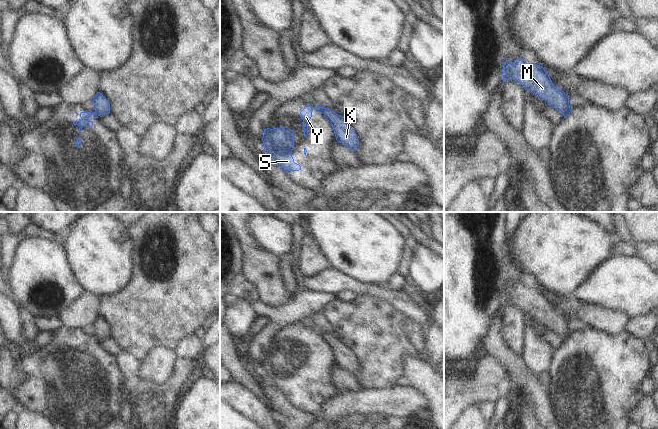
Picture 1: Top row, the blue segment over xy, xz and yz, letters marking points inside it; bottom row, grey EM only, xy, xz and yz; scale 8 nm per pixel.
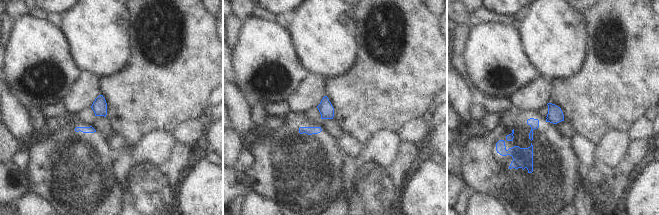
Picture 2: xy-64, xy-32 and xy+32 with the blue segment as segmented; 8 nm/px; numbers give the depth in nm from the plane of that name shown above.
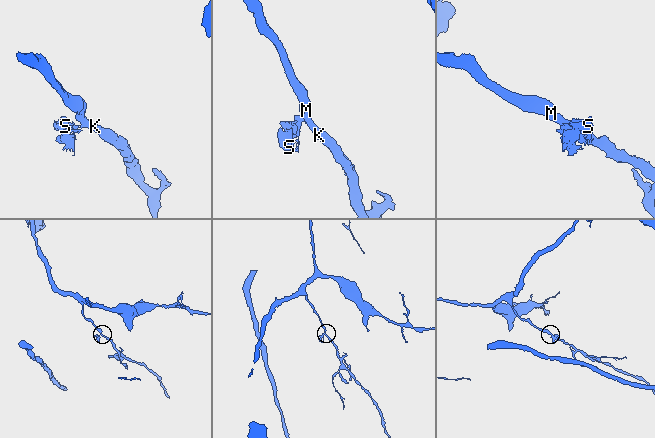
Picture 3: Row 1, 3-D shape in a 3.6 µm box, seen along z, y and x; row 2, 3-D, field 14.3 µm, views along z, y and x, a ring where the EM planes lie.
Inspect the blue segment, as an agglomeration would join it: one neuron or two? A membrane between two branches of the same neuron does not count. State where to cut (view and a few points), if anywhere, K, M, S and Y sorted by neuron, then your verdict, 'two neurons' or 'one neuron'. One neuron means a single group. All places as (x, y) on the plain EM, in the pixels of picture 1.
xy (94, 336), (98, 339) | K M / S Y | two neurons

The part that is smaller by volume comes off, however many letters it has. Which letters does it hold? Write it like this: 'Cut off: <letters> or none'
Cut off: S, Y

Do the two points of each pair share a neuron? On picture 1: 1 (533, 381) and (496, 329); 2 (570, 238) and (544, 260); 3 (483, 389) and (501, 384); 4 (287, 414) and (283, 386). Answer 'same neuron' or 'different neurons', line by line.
1: same neuron
2: same neuron
3: same neuron
4: different neurons

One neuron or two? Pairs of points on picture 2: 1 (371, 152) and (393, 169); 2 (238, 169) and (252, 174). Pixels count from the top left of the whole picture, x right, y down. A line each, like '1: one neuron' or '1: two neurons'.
1: two neurons
2: two neurons

